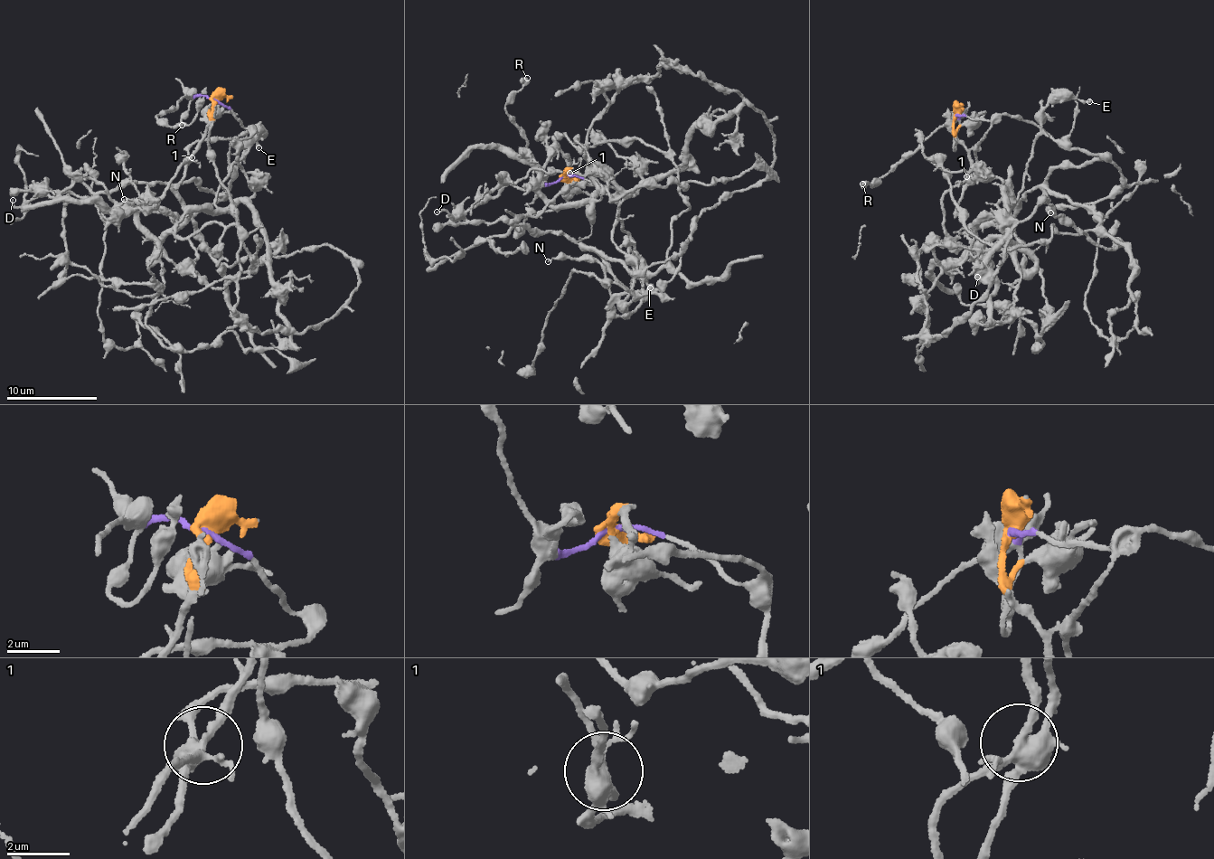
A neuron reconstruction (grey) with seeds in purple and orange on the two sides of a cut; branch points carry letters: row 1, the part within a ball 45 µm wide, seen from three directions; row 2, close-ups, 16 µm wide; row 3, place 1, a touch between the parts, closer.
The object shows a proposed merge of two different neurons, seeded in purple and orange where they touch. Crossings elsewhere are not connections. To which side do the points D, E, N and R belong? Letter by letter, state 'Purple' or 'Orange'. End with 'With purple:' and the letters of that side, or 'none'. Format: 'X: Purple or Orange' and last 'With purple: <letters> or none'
D: Orange
E: Orange
N: Purple
R: Purple
With purple: N, R

